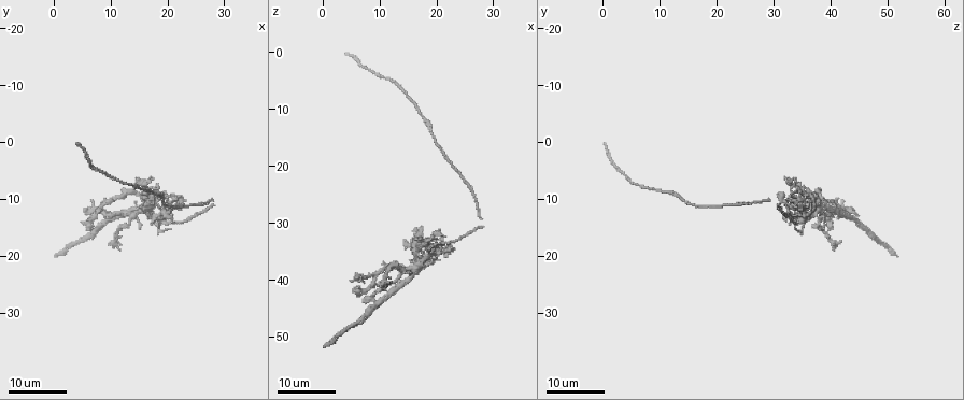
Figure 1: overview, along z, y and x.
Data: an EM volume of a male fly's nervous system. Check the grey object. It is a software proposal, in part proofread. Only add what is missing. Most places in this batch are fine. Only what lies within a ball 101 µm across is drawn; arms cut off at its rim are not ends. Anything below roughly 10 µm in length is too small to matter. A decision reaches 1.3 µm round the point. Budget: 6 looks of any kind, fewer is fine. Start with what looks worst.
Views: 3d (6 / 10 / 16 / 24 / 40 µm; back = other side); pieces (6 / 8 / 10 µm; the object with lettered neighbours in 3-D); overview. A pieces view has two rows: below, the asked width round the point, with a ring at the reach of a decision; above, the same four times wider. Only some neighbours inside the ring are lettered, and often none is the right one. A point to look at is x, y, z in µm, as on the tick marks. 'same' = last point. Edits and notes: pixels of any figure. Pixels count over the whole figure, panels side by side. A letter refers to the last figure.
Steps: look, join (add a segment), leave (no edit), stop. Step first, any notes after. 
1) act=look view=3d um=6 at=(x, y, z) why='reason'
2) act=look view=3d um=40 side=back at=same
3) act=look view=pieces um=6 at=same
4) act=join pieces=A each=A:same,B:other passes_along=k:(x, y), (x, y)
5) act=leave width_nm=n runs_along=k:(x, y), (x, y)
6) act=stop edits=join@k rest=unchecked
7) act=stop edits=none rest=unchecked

act=look view=3d um=16 at=(6.0, 15.5, 39.5) why='free end'

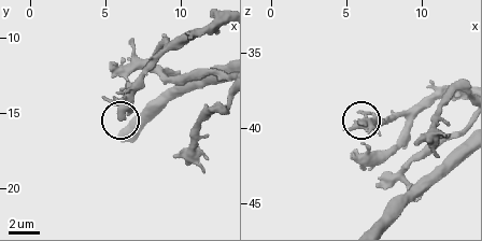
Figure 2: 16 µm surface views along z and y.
act=look view=pieces um=10 at=(6.0, 15.4, 39.6)

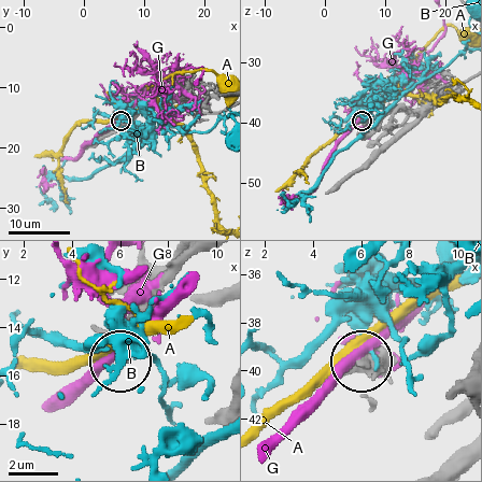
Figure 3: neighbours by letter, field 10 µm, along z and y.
act=leave each=A:other,B:other,G:other found='none of them fits'

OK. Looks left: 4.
act=look view=3d um=16 at=(16.0, 12.5, 33.0) why='free end'

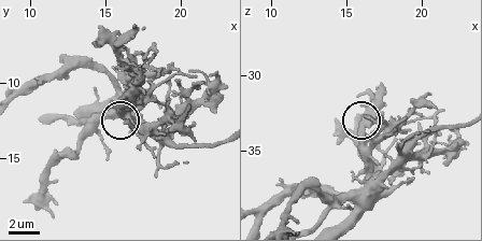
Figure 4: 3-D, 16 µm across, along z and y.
act=look view=pieces um=10 at=(16.4, 12.8, 33.0)

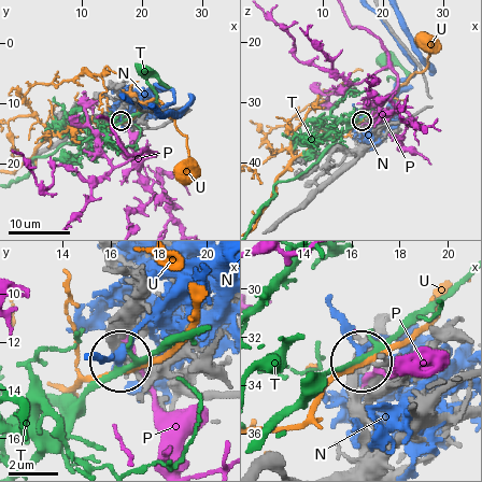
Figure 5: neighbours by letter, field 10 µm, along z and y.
act=leave each=N:other,P:other,T:other,U:other found='none of them fits'

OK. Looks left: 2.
act=look view=3d um=24 at=(20.5, 15.5, 34.0) why='tapers out'

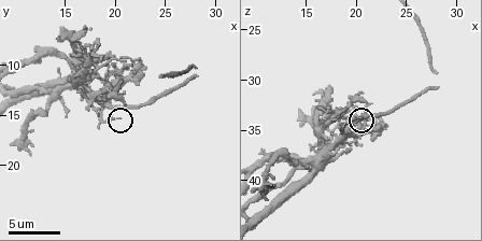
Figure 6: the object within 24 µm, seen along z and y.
act=look view=pieces um=8 at=(20.2, 15.0, 33.6) why='what lies round it'

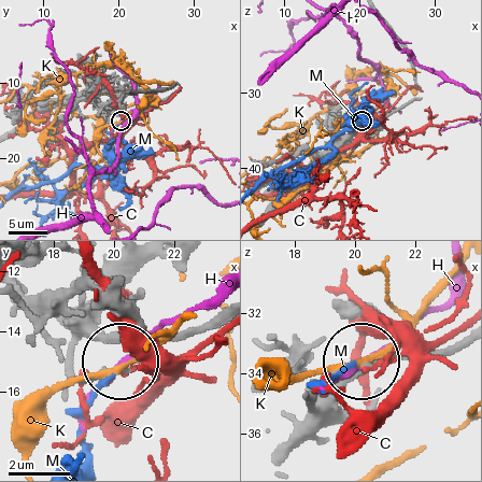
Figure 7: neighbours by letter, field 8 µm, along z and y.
act=leave each=C:other,H:other,K:other,M:other found='no lettered segment goes on from it'

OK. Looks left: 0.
act=stop edits=none rest=unchecked

